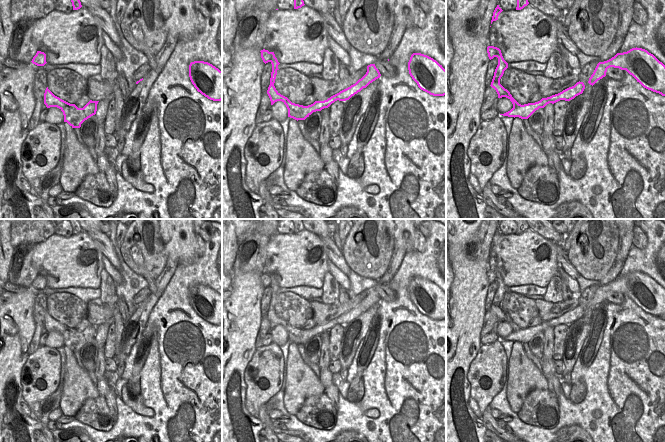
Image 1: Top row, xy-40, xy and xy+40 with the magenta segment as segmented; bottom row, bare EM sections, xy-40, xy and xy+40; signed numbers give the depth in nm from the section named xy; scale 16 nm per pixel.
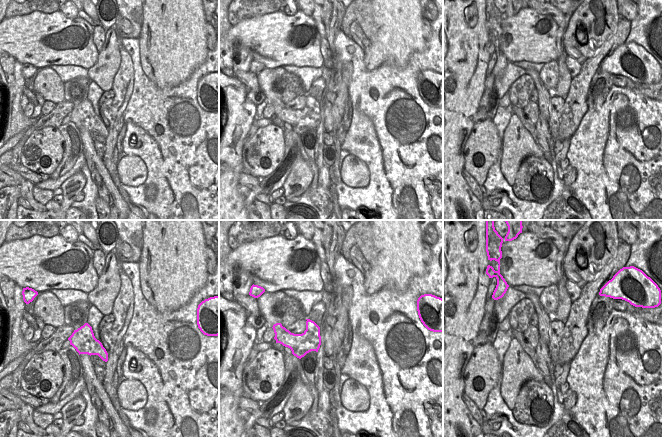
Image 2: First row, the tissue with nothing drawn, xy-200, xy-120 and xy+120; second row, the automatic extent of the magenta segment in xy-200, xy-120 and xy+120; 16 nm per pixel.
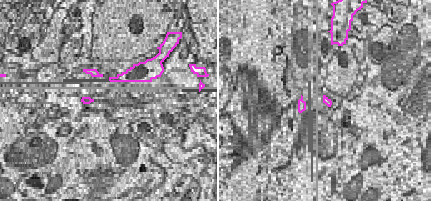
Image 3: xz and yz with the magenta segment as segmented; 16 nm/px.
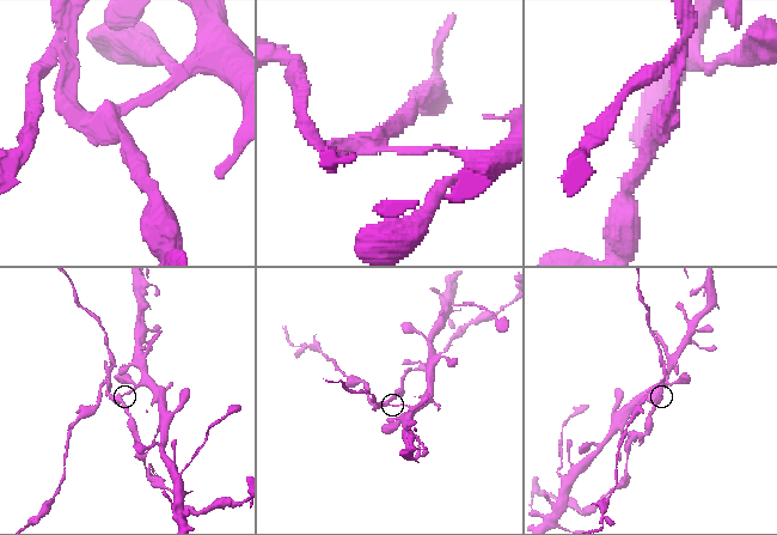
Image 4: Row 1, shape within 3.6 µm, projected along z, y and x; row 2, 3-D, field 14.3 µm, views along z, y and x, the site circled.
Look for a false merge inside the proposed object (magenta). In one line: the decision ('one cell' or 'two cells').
two cells

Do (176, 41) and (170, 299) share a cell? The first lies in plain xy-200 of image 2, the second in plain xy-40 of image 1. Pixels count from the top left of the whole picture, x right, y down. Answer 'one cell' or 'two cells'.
two cells

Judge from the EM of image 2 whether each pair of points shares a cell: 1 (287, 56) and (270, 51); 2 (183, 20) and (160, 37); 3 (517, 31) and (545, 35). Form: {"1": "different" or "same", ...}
{"1": "same", "2": "same", "3": "same"}

